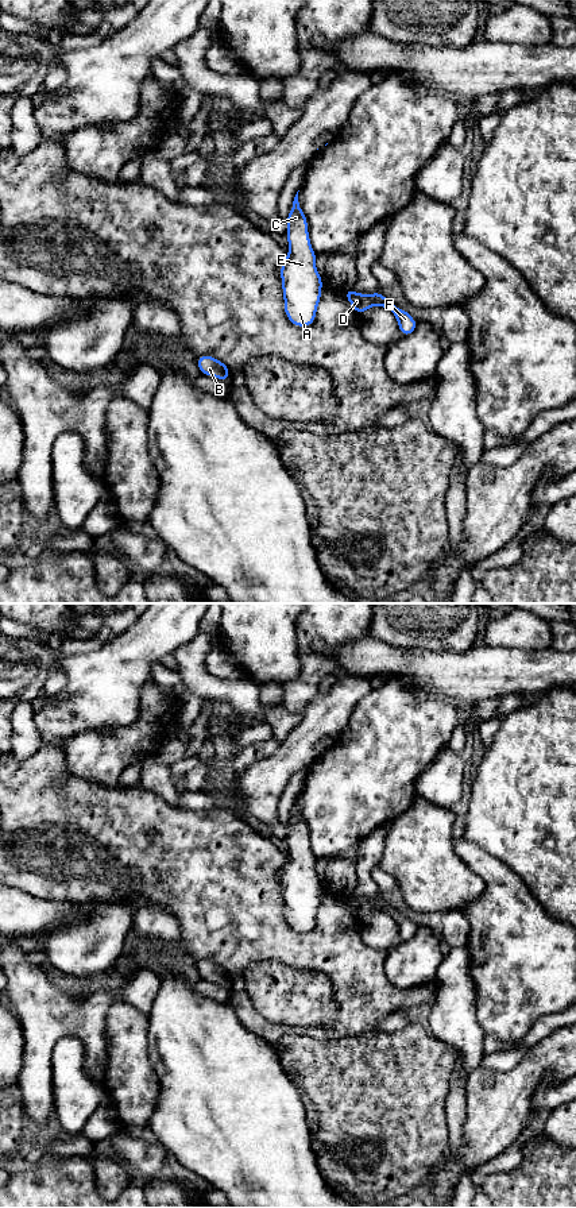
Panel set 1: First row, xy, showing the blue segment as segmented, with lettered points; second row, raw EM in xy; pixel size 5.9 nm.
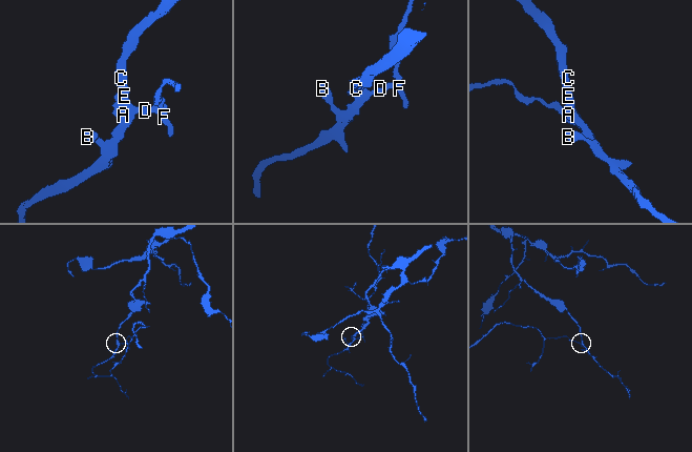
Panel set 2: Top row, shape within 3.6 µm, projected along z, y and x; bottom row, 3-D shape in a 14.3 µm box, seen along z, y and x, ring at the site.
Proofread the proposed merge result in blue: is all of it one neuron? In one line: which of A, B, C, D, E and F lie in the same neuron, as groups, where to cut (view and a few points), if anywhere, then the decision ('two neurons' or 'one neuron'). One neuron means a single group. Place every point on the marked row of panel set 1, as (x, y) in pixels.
A B C D E / F; cut in xy along (372, 294), (375, 304); two neurons

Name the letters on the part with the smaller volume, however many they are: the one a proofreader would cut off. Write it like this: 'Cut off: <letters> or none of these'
Cut off: F

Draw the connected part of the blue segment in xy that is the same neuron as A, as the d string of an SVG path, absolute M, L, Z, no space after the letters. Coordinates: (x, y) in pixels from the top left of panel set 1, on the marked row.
M298 192L286 219L289 255L279 270L285 300L285 314L295 327L309 327L316 321L321 298L322 278L316 269L316 258L308 232L308 219L301 211Z

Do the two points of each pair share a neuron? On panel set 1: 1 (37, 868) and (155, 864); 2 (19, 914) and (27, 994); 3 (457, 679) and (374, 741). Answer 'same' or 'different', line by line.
1: same
2: different
3: different

